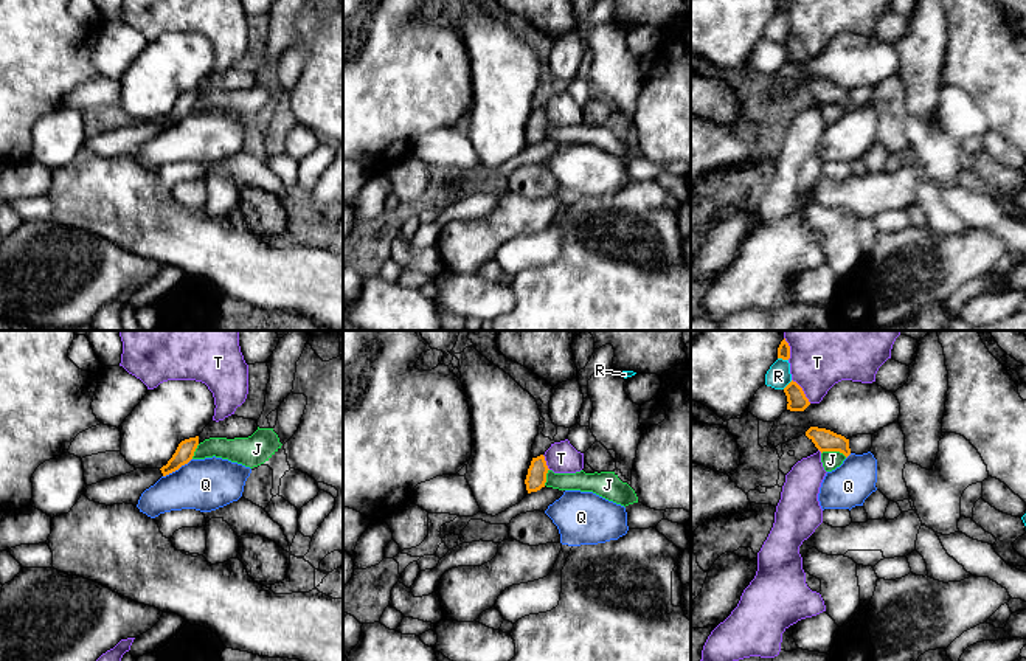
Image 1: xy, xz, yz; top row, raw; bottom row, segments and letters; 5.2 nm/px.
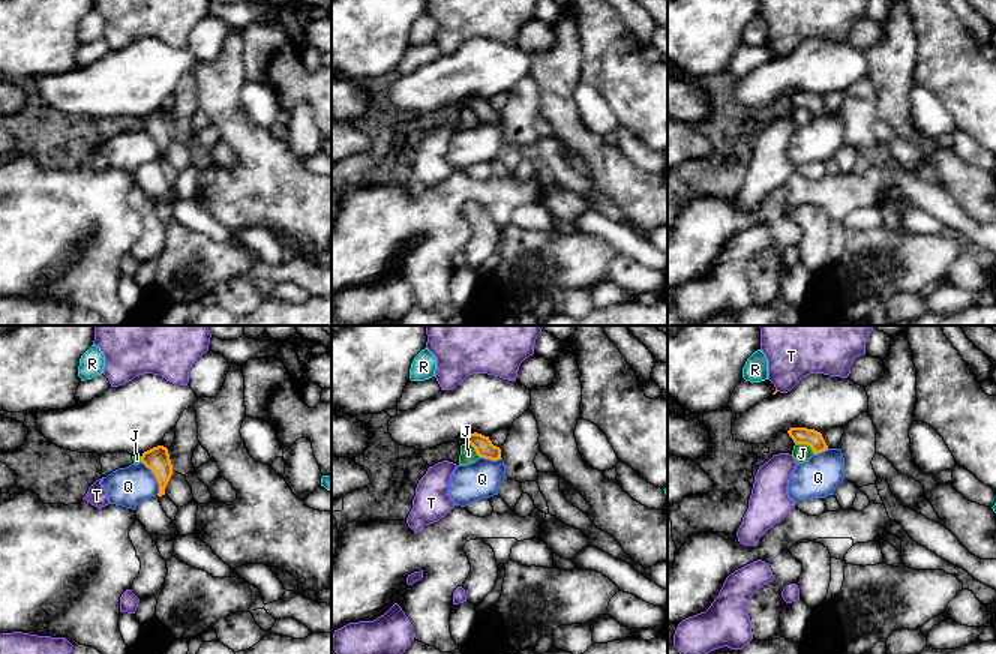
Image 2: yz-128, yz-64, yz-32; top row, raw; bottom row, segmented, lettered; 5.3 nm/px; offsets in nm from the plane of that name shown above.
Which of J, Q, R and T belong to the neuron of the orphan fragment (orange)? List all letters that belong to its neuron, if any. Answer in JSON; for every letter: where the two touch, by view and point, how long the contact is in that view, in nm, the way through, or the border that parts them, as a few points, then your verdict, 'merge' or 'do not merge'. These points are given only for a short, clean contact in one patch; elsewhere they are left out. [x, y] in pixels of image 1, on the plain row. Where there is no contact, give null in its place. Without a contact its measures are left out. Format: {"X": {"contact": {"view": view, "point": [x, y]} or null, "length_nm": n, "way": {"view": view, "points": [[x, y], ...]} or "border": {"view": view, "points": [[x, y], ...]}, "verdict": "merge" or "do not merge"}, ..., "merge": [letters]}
{"J": {"contact": {"view": "yz", "point": [834, 103]}, "length_nm": 140, "border": {"view": "yz", "points": [[821, 104], [842, 104], [846, 109]]}, "verdict": "do not merge"}, "Q": {"contact": {"view": "xy", "point": [177, 121]}, "length_nm": 180, "border": {"view": "xy", "points": [[191, 110], [163, 129]]}, "verdict": "do not merge"}, "R": {"contact": {"view": "yz", "point": [783, 11]}, "length_nm": 60, "verdict": "do not merge"}, "T": {"contact": {"view": "yz", "point": [803, 44]}, "length_nm": 160, "verdict": "do not merge"}, "merge": []}

